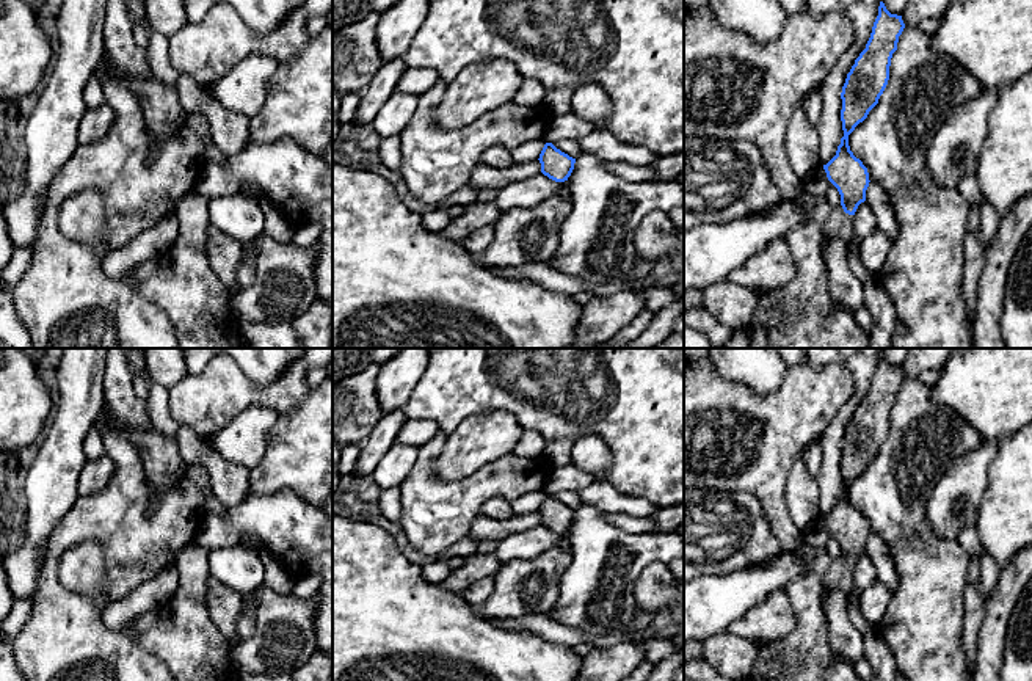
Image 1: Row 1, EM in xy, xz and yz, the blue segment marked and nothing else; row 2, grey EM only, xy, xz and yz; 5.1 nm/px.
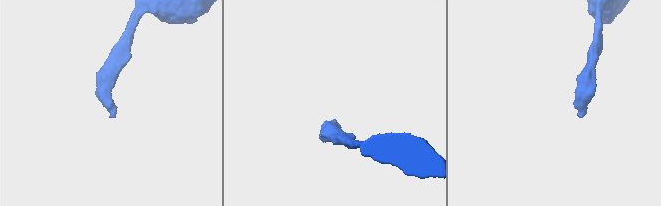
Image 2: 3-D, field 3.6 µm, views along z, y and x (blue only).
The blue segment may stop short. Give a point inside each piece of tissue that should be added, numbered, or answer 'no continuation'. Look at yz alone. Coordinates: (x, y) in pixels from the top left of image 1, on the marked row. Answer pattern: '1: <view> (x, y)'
1: yz (841, 225)

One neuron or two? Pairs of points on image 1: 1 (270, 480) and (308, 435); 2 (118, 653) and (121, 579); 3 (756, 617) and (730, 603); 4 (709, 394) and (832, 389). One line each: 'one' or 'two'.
1: one
2: one
3: two
4: one

